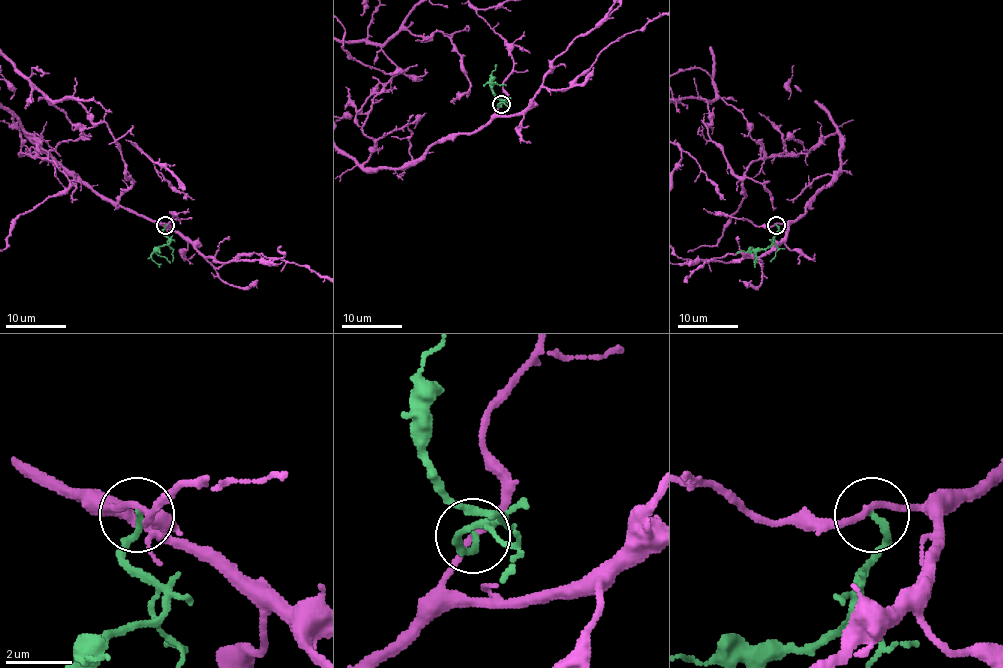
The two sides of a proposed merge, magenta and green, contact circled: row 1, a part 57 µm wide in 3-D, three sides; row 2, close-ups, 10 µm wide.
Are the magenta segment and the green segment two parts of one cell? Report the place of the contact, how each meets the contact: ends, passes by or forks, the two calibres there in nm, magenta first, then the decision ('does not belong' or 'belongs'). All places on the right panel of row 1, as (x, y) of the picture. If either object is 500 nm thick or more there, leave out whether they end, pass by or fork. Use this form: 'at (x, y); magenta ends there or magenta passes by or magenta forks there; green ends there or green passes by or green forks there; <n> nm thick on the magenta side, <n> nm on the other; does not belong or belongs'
at (776, 225); magenta passes by; green ends there; 180 nm thick on the magenta side, 190 nm on the other; does not belong

